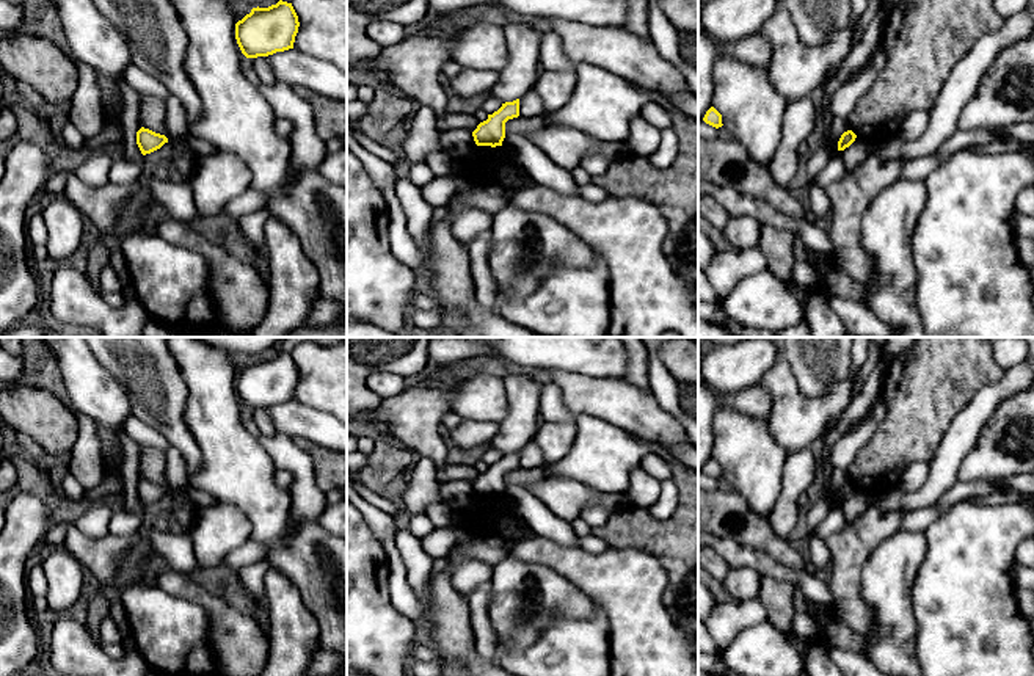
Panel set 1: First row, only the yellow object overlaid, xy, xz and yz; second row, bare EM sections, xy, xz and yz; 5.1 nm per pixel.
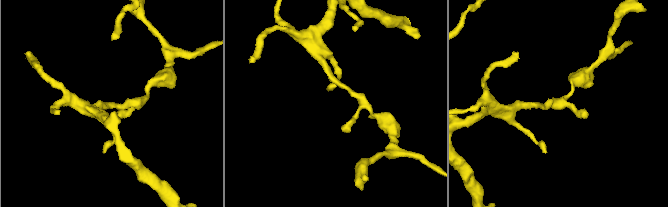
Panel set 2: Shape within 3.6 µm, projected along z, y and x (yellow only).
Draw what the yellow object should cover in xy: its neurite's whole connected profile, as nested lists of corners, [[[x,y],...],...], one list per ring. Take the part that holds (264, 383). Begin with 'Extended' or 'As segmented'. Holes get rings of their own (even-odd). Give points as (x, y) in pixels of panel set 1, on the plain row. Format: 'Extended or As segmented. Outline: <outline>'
As segmented. Outline: [[[279,351],[268,359],[253,359],[235,375],[235,391],[246,409],[268,408],[293,400],[298,367],[292,354]]]

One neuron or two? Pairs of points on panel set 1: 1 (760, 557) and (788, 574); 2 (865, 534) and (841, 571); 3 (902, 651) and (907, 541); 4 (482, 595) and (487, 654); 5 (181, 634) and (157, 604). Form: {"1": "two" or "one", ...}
{"1": "one", "2": "one", "3": "one", "4": "one", "5": "one"}

